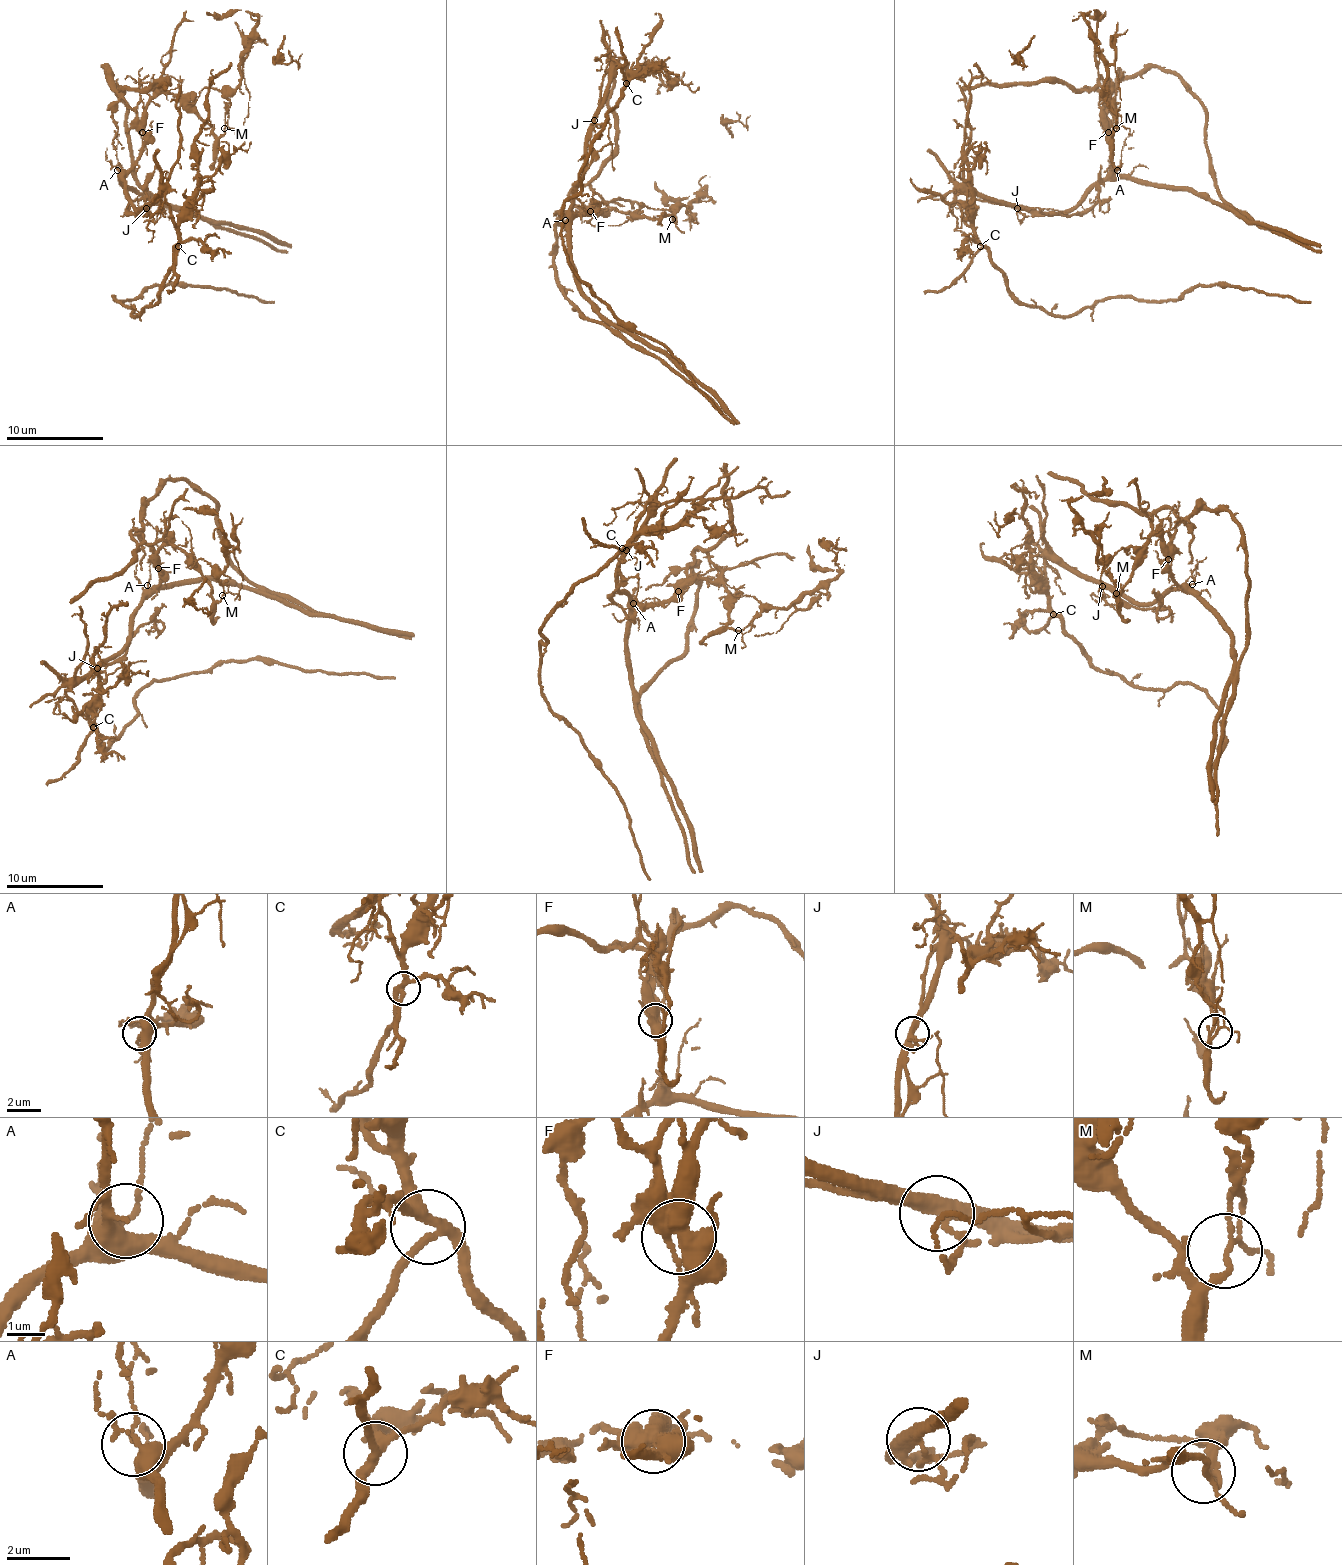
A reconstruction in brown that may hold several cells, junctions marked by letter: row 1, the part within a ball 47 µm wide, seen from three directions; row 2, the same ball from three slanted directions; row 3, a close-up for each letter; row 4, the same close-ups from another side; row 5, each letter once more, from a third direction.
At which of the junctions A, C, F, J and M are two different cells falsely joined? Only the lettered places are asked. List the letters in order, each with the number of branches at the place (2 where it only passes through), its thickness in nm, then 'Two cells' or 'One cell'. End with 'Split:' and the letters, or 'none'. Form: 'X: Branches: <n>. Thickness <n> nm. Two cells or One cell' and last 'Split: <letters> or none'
A: Branches: 3. Thickness 300 nm. One cell
C: Branches: 4. Thickness 300 nm. One cell
F: Branches: 3. Thickness 480 nm. Two cells
J: Branches: 4. Thickness 320 nm. Two cells
M: Branches: 4. Thickness 110 nm. Two cells
Split: F, J, M

